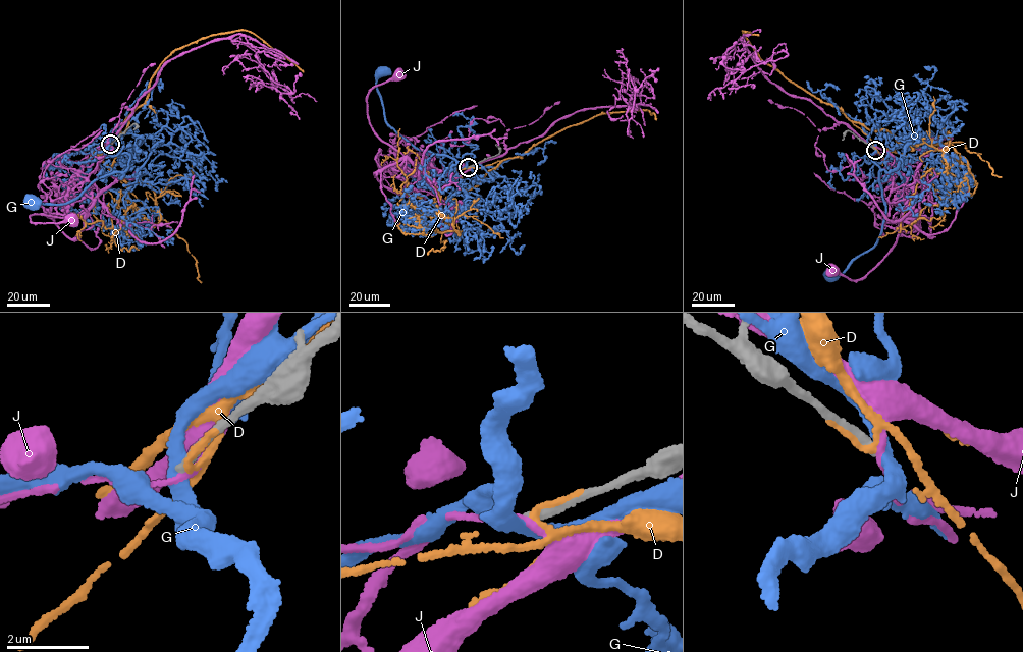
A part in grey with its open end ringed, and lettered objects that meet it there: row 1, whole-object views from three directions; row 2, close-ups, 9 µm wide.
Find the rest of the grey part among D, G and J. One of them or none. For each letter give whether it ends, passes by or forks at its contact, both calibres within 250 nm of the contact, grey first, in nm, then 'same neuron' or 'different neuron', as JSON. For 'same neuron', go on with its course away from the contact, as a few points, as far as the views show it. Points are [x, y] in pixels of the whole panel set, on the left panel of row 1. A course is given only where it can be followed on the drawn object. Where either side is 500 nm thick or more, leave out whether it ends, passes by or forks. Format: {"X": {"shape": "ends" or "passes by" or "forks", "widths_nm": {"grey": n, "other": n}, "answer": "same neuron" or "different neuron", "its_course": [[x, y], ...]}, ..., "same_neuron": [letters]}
{"D": {"shape": "ends", "widths_nm": {"grey": 260, "other": 180}, "answer": "different neuron"}, "G": {"shape": "passes by", "widths_nm": {"grey": 220, "other": 360}, "answer": "different neuron"}, "J": {"shape": "passes by", "widths_nm": {"grey": 220, "other": 150}, "answer": "different neuron"}, "same_neuron": []}

